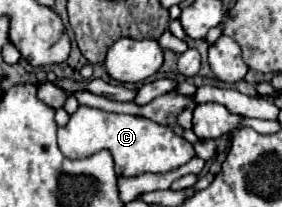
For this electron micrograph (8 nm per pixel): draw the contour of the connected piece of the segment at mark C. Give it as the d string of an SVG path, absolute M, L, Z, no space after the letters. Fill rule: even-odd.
M80 106L78 112L70 116L66 128L58 128L58 146L66 158L86 158L88 154L108 150L114 158L116 174L124 178L170 172L184 166L190 158L194 158L192 144L172 134L168 126L156 124L142 116L112 114L88 106Z

